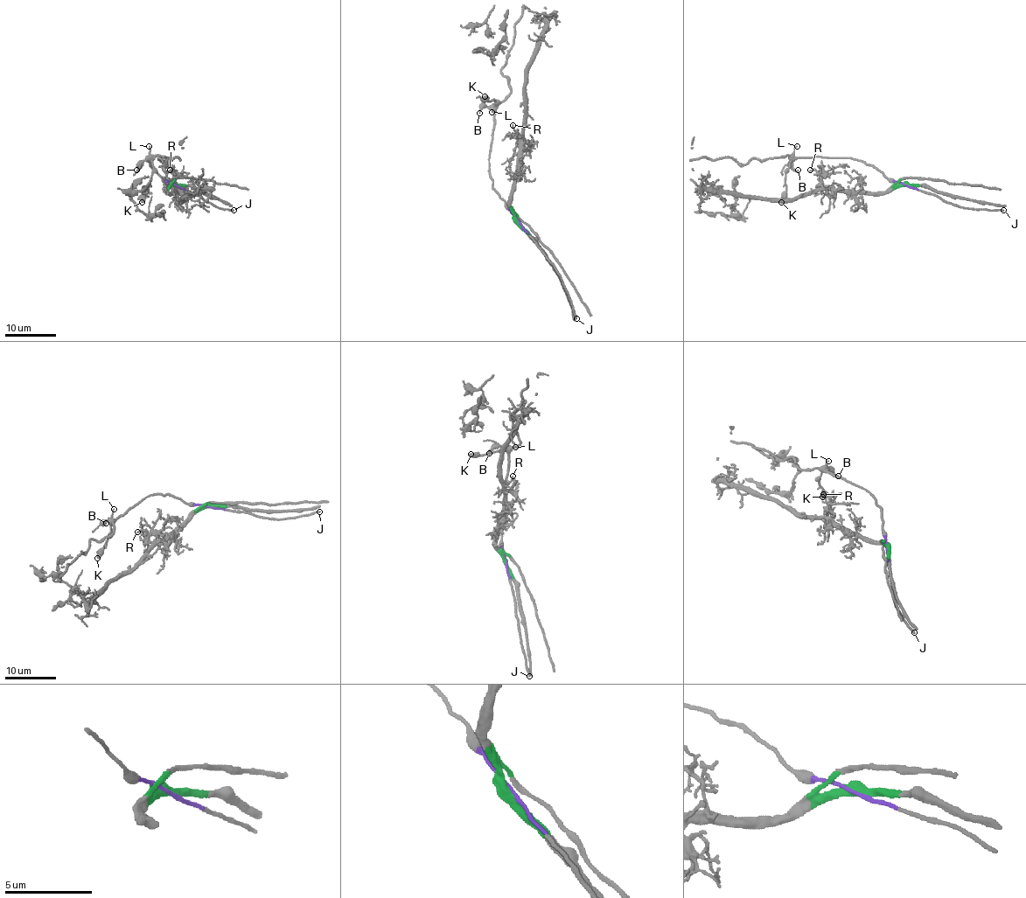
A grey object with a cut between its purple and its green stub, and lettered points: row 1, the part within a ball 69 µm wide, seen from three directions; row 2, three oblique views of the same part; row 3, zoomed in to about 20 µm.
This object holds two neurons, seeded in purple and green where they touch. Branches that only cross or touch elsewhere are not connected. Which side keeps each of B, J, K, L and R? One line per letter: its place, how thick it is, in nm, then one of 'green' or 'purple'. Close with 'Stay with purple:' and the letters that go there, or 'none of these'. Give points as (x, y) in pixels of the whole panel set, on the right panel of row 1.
B: at (798, 170); 200 nm thick; purple
J: at (1003, 210); 200 nm thick; purple
K: at (781, 202); 500 nm thick; purple
L: at (797, 146); 100 nm thick; purple
R: at (810, 170); 160 nm thick; green
Stay with purple: B, J, K, L

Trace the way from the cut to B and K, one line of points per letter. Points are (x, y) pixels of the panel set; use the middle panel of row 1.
B: (518, 221), (492, 187), (489, 174), (494, 112), (484, 107), (479, 113)
K: (518, 221), (492, 187), (489, 174), (495, 101), (485, 95)

